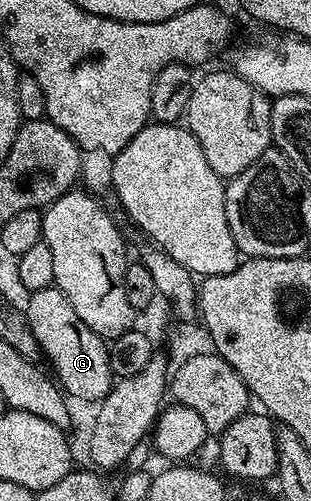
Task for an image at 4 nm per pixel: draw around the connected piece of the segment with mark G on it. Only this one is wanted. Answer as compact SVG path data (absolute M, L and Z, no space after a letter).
M55 284L34 290L28 295L29 303L23 306L25 318L39 344L42 355L53 365L52 373L62 390L70 399L82 398L96 403L113 389L114 376L109 363L109 348L106 339L101 338L71 308L71 300Z

